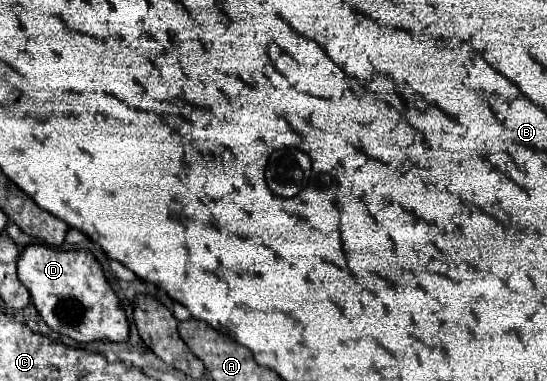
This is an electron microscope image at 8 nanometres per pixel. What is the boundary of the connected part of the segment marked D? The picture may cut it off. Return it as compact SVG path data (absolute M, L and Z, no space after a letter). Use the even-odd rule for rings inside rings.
M43 244L27 246L17 260L19 280L27 286L31 302L43 322L57 334L77 342L125 342L129 322L117 294L109 286L101 264L89 250L57 250Z

